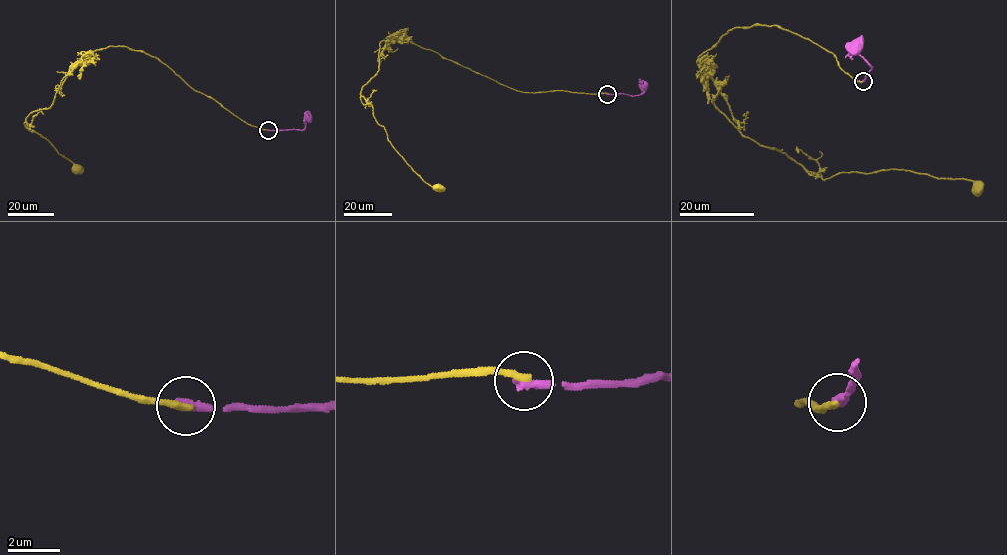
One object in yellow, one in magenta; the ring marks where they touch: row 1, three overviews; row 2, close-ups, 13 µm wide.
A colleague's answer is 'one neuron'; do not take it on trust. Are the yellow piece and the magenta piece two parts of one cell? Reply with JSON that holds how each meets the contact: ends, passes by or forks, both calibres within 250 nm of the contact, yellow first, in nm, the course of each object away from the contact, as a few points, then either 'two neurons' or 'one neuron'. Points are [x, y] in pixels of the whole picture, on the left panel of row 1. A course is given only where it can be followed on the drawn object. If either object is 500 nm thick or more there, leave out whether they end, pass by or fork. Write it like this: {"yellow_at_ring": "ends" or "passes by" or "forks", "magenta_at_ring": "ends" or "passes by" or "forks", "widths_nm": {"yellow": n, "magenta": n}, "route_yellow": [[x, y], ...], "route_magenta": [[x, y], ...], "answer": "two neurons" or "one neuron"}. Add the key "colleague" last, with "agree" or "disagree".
{"yellow_at_ring": "ends", "magenta_at_ring": "ends", "widths_nm": {"yellow": 280, "magenta": 400}, "route_yellow": [[268, 130], [156, 57], [111, 46], [85, 54], [51, 106], [27, 117], [32, 132], [83, 171]], "route_magenta": [[268, 130], [301, 130], [305, 128], [304, 120], [307, 116]], "answer": "two neurons", "colleague": "disagree"}

